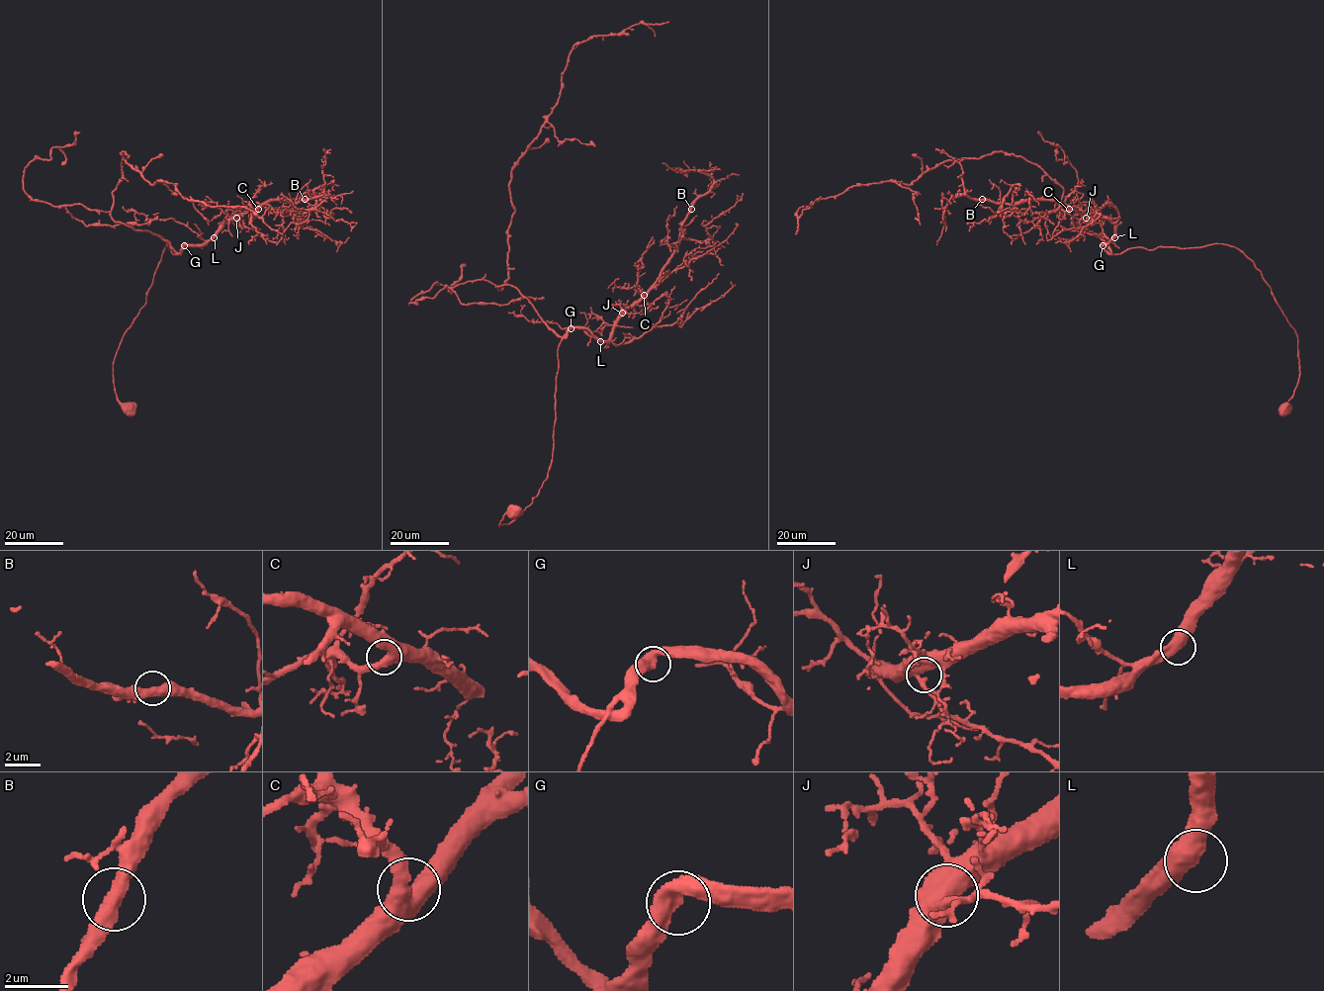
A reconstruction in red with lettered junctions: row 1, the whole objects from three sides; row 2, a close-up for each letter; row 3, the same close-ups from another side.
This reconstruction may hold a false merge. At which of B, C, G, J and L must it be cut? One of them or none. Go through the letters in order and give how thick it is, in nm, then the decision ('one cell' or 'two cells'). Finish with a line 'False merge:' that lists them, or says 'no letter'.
B: 500 nm | one cell
C: 550 nm | one cell
G: 500 nm | one cell
J: 550 nm | one cell
L: 550 nm | one cell
False merge: no letter

